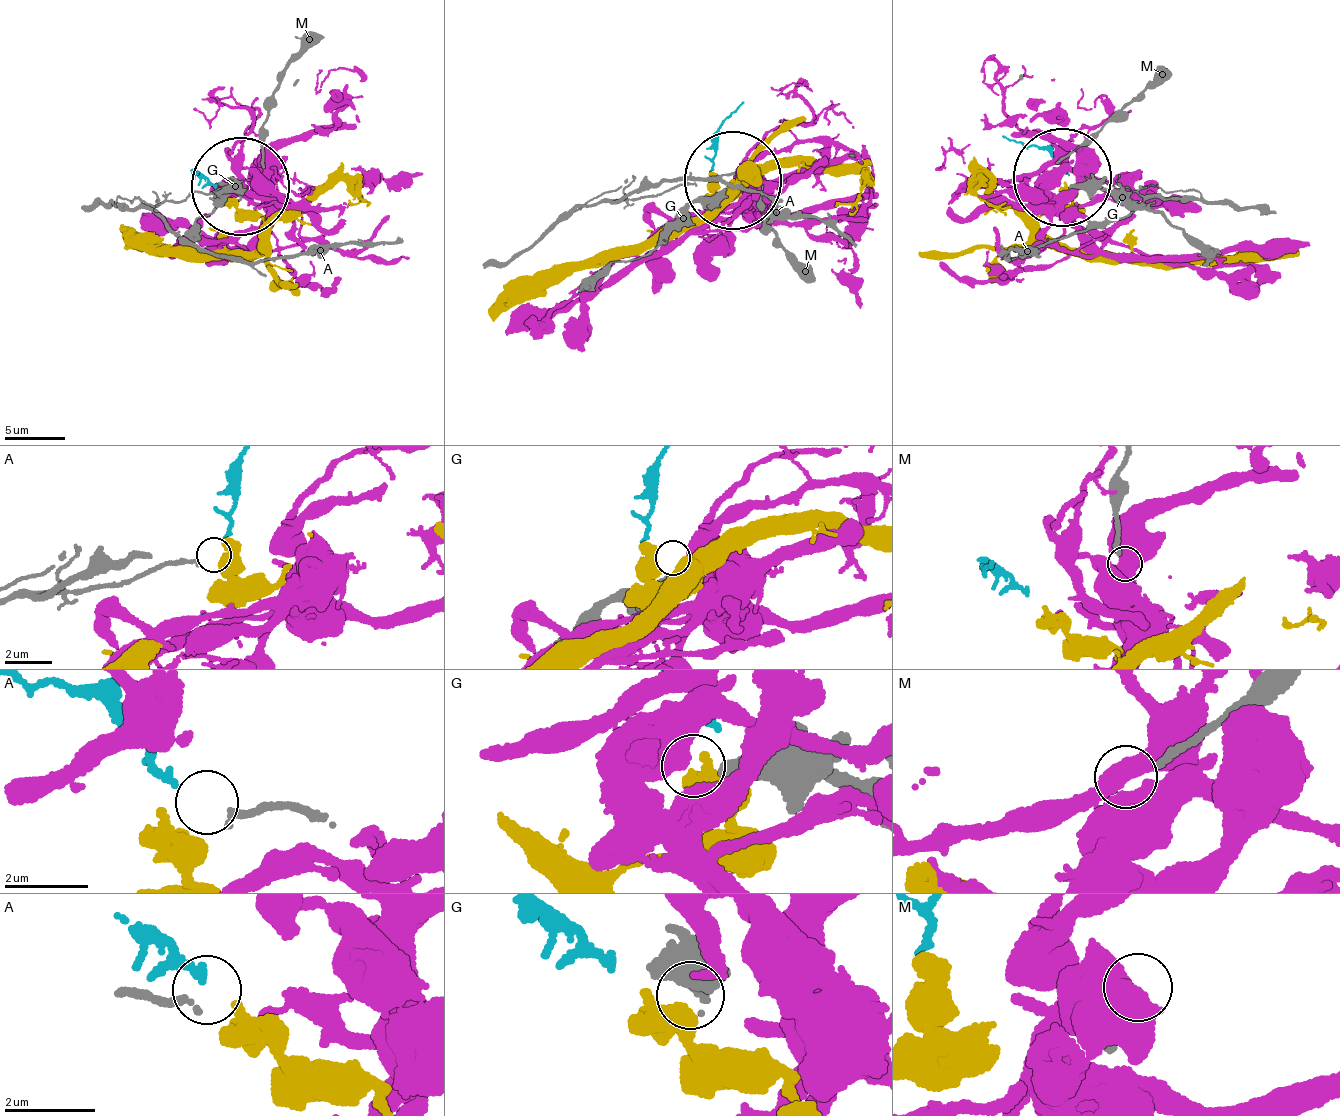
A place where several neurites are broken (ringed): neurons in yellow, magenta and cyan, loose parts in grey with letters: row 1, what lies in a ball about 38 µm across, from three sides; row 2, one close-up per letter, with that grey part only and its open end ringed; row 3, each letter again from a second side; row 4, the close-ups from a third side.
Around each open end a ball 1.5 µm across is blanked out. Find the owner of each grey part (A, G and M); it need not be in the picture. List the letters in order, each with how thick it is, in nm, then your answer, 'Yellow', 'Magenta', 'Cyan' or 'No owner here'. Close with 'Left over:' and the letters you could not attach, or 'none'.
A: Thickness 150 nm. Cyan
G: Thickness 480 nm. No owner here
M: Thickness 170 nm. No owner here
Left over: G, M

